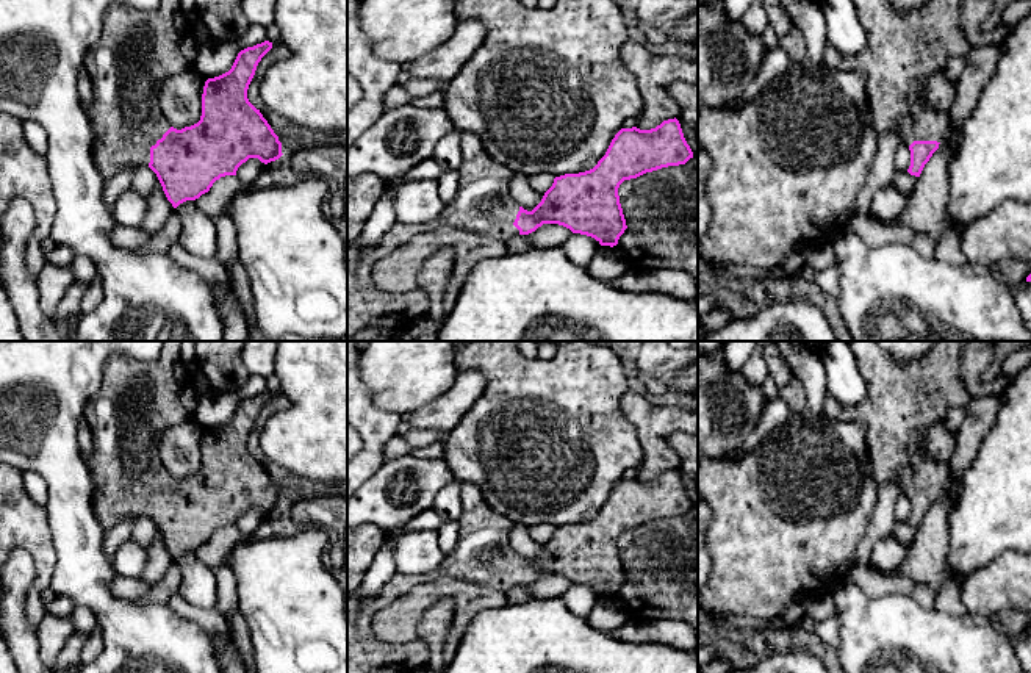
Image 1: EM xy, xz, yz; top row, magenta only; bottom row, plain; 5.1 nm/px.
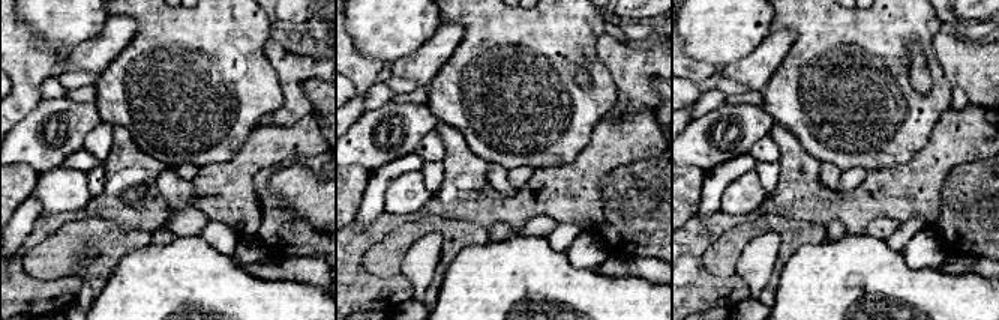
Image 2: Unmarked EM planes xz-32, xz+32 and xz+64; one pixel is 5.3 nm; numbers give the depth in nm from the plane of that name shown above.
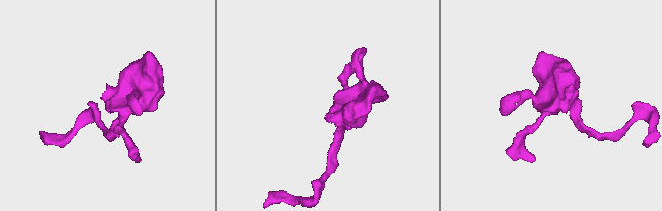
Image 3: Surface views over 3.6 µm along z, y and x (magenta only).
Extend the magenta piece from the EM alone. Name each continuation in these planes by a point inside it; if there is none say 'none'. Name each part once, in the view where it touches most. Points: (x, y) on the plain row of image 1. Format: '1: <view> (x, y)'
1: xy (136, 401)

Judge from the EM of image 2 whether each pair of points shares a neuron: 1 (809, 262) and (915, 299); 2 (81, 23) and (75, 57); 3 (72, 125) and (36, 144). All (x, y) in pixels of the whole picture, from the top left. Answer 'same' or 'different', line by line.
1: same
2: different
3: same

